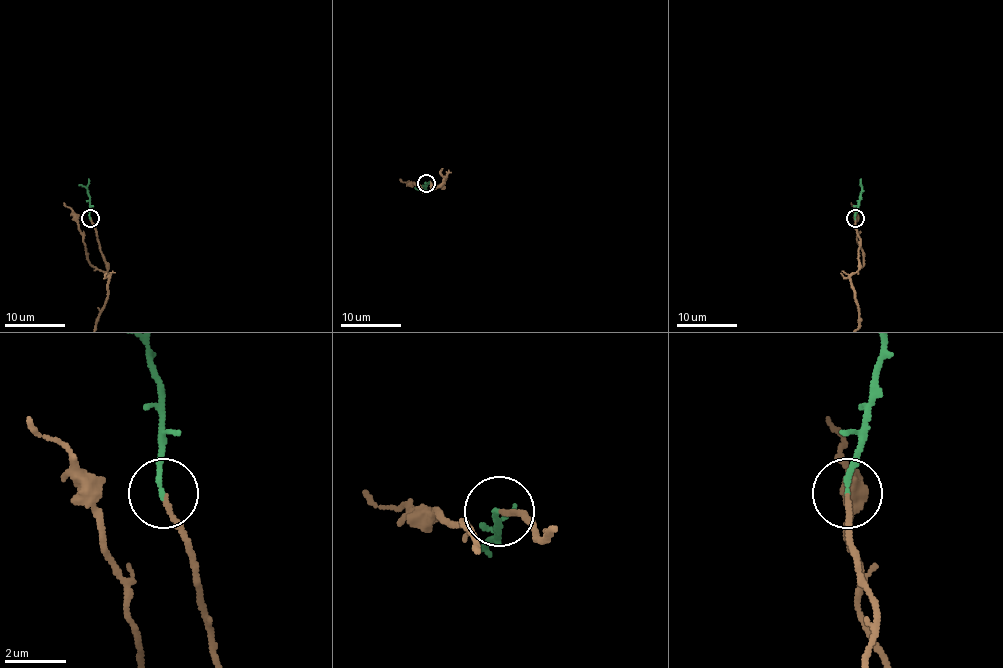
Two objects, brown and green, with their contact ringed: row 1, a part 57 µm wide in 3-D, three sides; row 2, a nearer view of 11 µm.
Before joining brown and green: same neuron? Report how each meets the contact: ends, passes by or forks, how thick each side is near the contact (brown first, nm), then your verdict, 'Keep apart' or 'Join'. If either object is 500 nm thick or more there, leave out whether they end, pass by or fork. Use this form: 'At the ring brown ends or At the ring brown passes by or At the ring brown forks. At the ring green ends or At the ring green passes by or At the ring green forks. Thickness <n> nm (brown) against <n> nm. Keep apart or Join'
At the ring brown ends. At the ring green ends. Thickness 160 nm (brown) against 160 nm. Join

